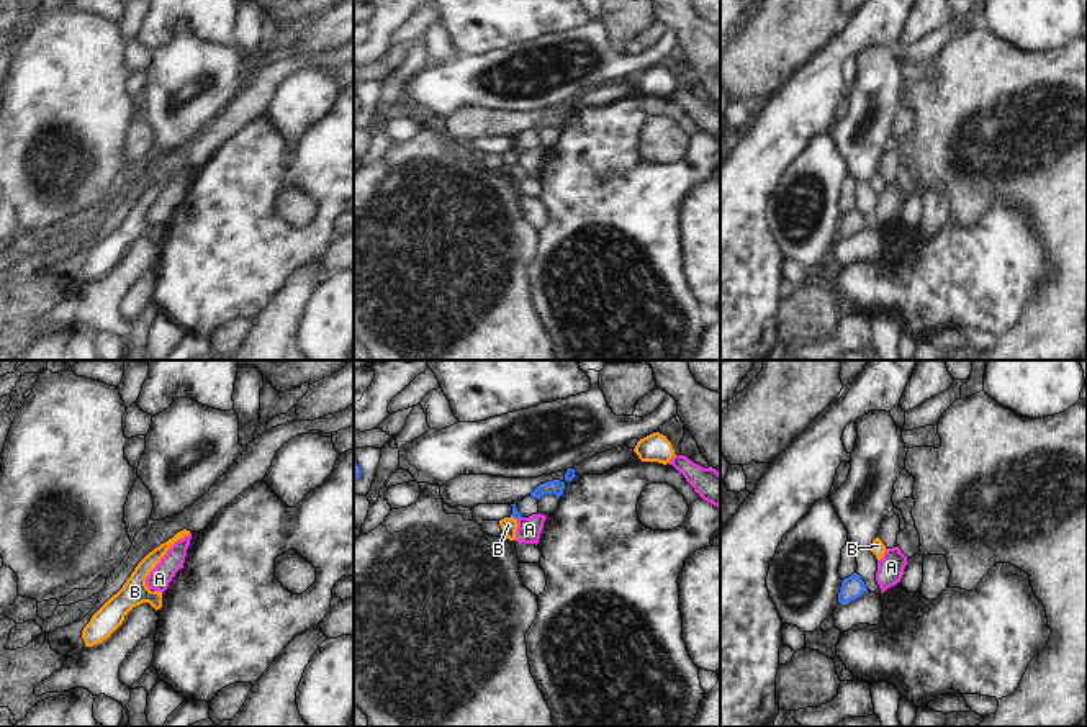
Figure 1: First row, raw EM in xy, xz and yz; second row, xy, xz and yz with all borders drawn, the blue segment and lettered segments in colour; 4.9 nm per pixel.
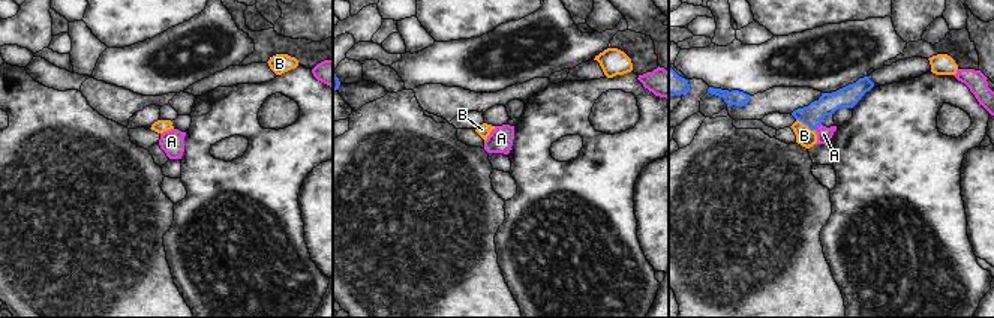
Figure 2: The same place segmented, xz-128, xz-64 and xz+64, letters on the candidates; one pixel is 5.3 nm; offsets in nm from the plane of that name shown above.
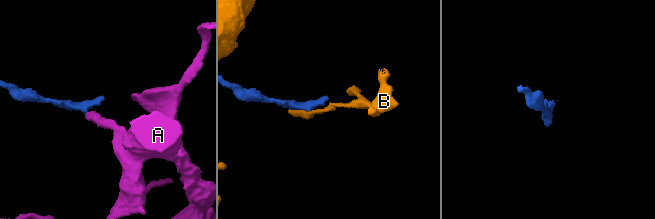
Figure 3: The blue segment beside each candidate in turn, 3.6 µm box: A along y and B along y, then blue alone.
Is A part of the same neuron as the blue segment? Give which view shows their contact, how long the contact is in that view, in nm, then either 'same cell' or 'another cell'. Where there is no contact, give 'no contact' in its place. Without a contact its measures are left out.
meets blue in xz; contact 30 nm long; same cell

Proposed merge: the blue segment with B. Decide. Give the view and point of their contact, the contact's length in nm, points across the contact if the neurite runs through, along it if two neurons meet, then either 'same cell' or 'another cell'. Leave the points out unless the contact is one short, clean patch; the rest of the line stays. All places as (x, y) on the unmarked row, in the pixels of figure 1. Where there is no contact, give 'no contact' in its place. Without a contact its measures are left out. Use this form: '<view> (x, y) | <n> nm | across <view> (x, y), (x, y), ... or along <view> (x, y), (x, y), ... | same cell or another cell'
xz (514, 151) | 40 nm | along xz (511, 148), (516, 153) | another cell

